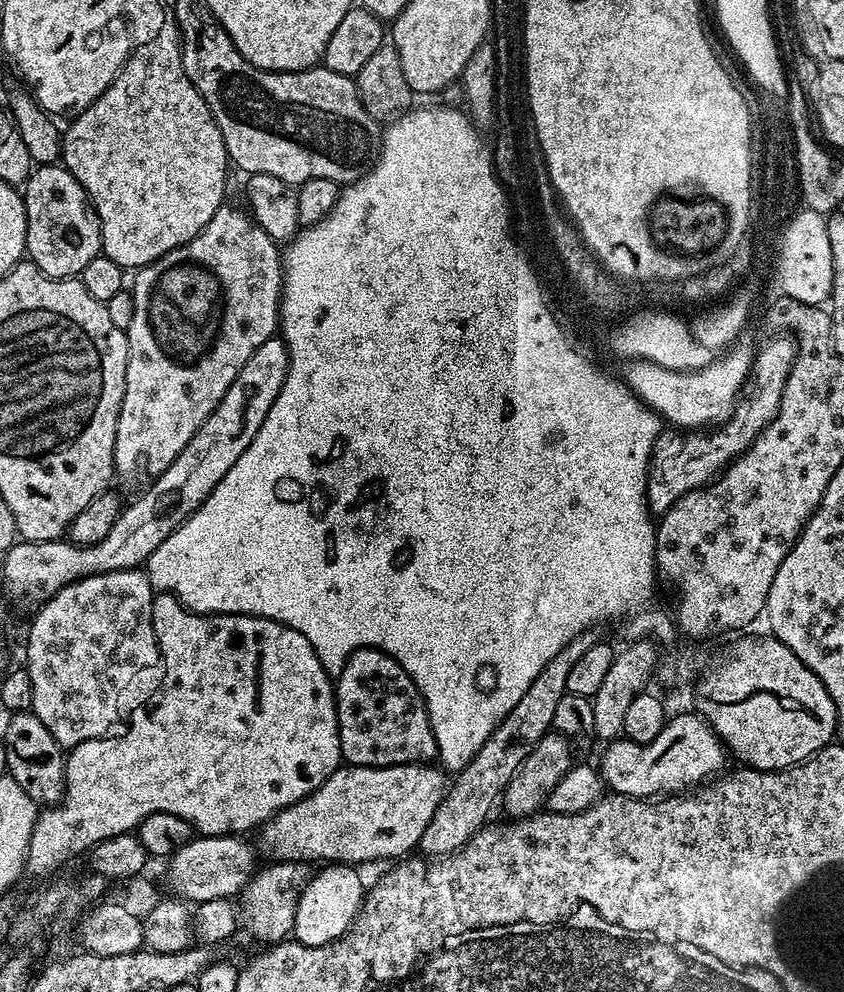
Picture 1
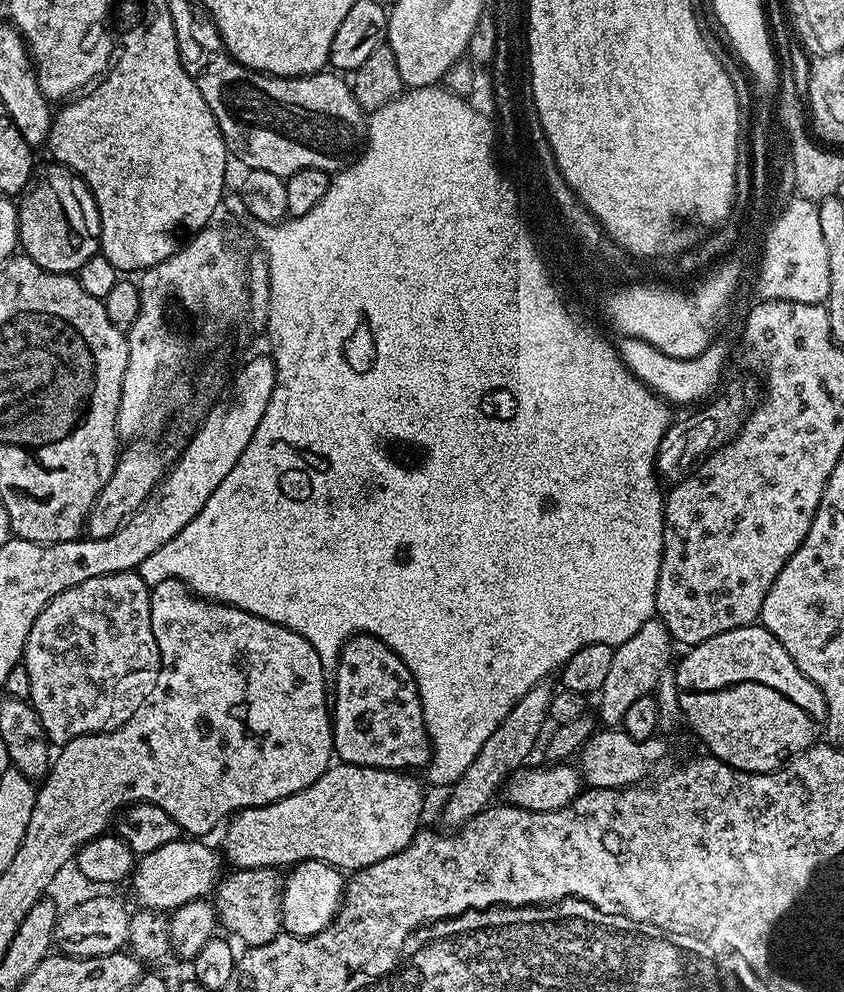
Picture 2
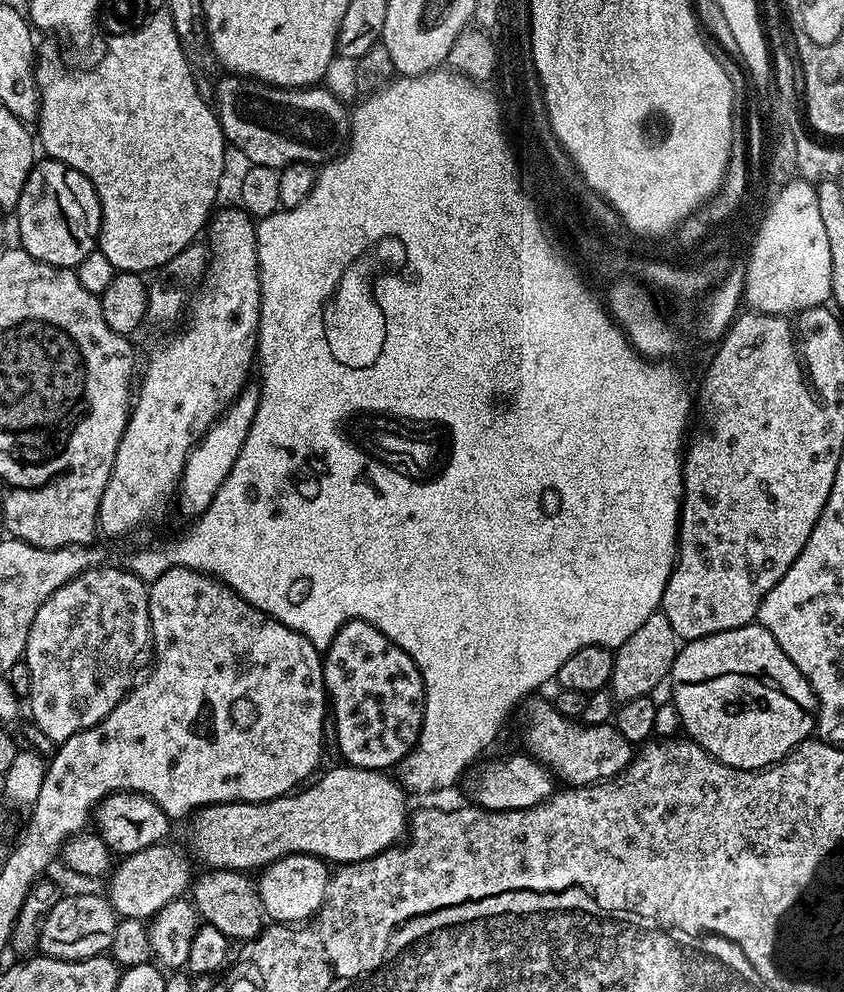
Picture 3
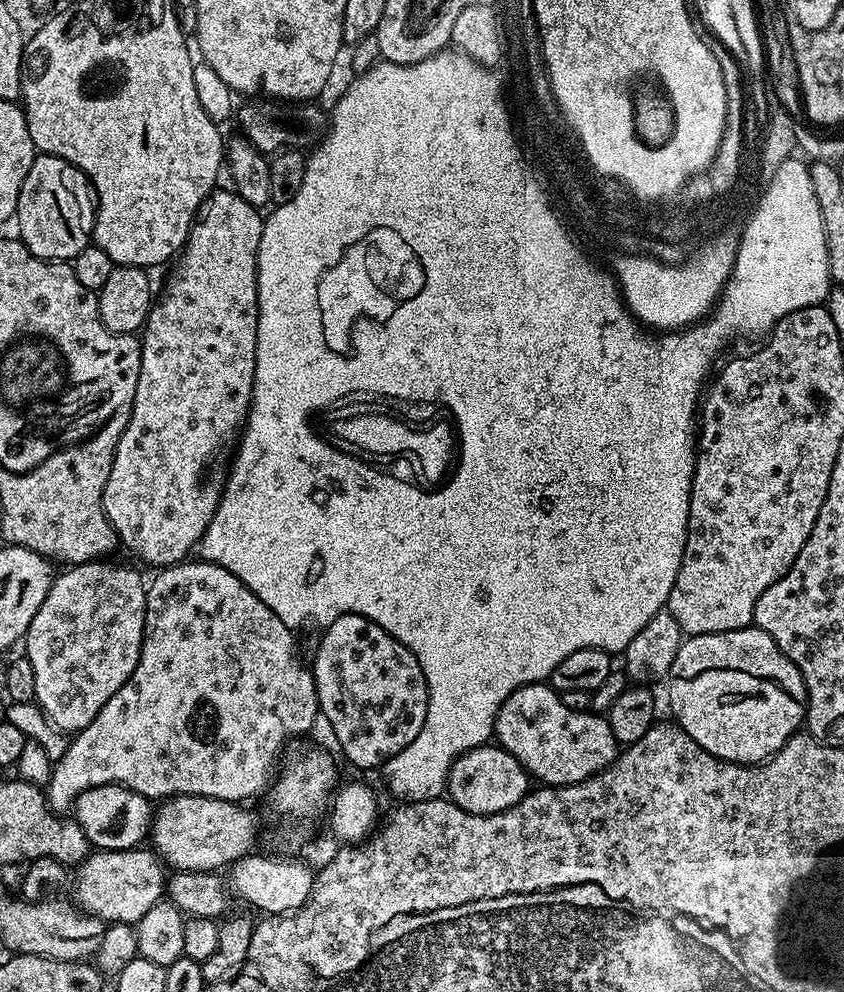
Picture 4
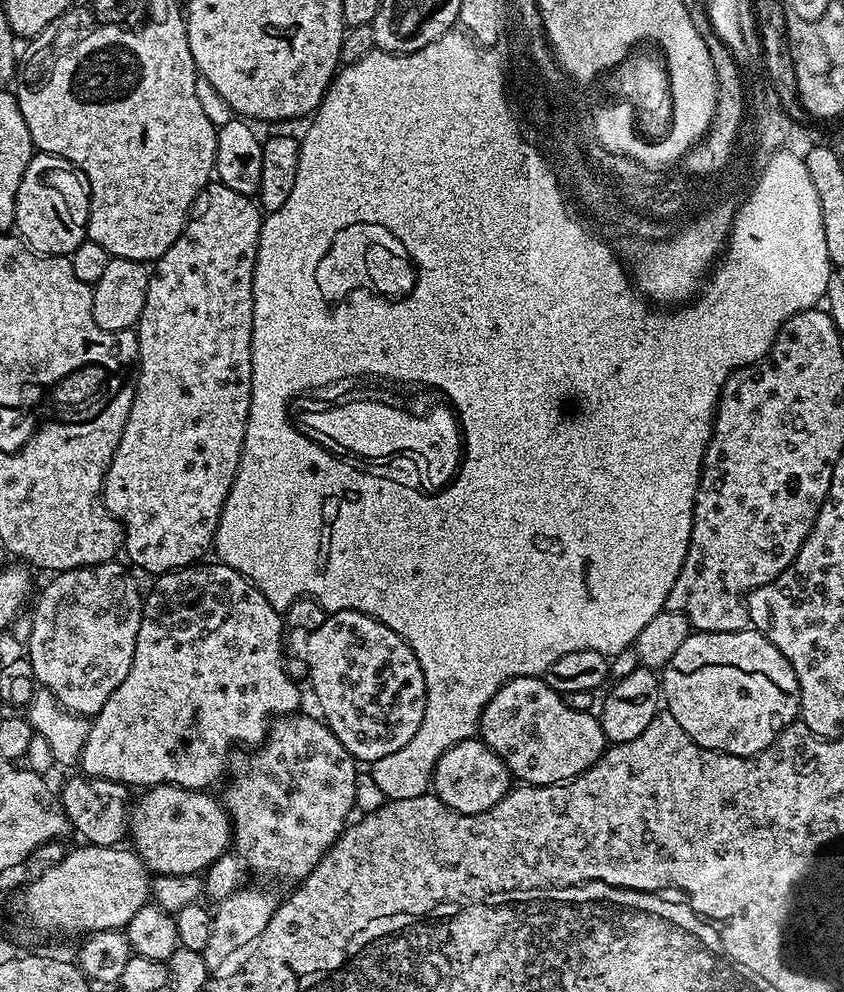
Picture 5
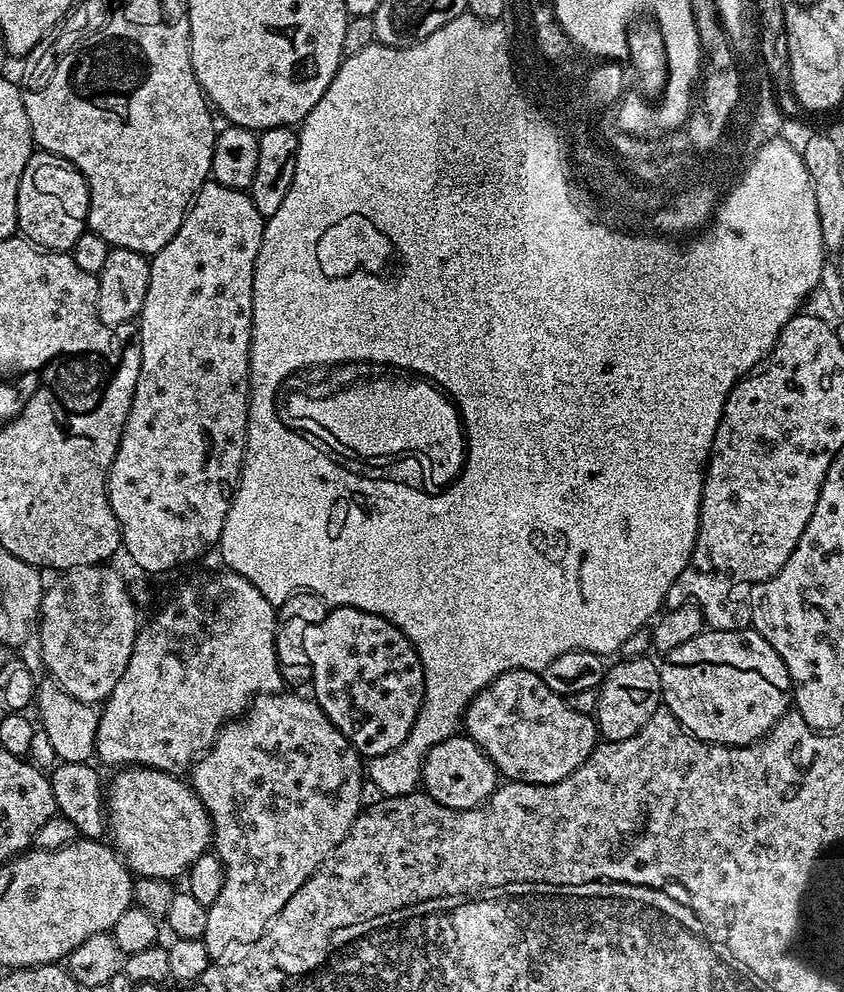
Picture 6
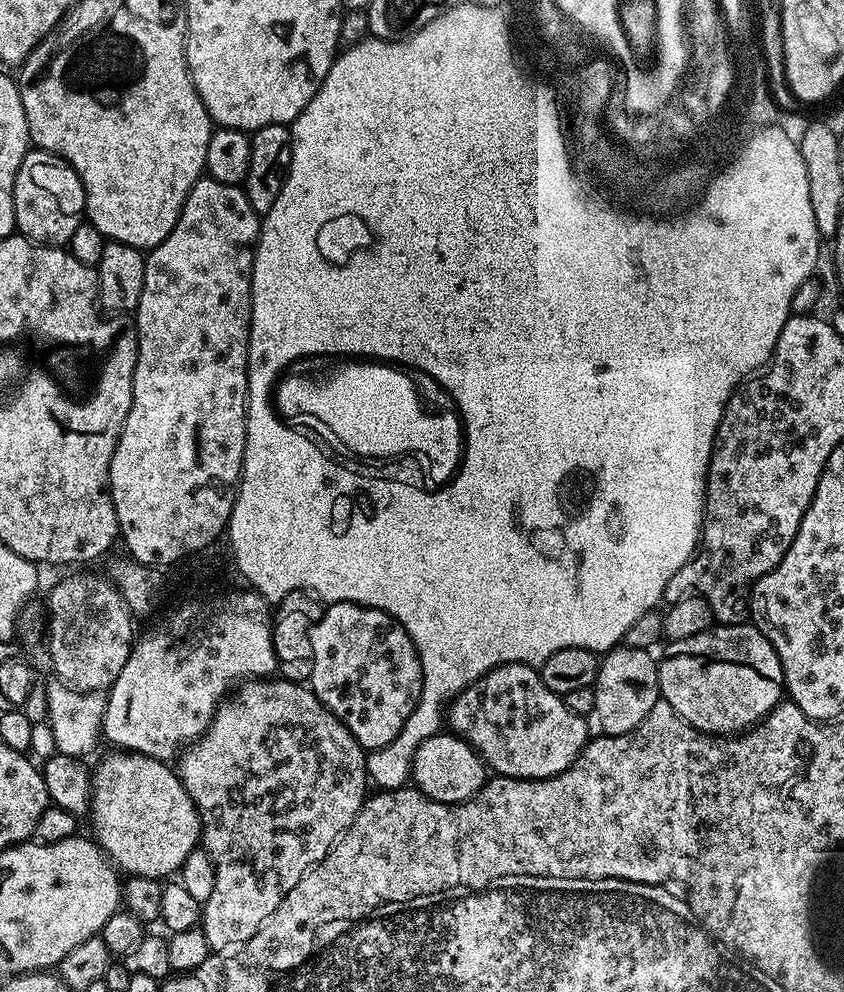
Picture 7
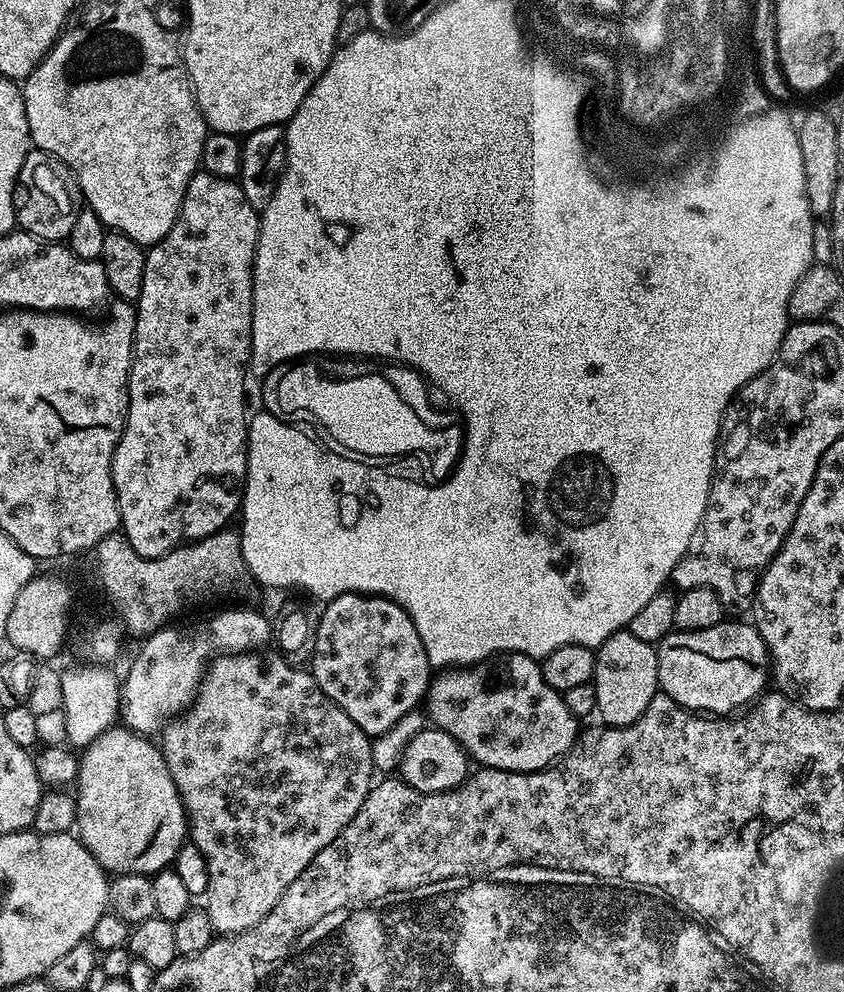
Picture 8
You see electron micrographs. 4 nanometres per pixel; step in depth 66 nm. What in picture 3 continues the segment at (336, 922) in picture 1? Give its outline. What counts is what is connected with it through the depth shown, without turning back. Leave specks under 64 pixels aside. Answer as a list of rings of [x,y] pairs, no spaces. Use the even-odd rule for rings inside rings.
[[[299,852],[274,861],[259,876],[258,891],[264,904],[265,917],[277,924],[296,926],[313,919],[323,906],[328,893],[330,868],[319,856],[307,856],[306,853]]]

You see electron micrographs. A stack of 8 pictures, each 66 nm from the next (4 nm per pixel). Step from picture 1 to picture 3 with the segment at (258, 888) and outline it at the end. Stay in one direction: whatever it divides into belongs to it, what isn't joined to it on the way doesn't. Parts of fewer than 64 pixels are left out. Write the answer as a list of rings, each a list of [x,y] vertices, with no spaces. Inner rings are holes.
[[[229,868],[204,870],[190,885],[190,899],[196,905],[199,919],[206,924],[218,926],[229,941],[247,942],[259,936],[266,927],[264,904],[255,883],[248,881],[243,872],[232,872]]]

